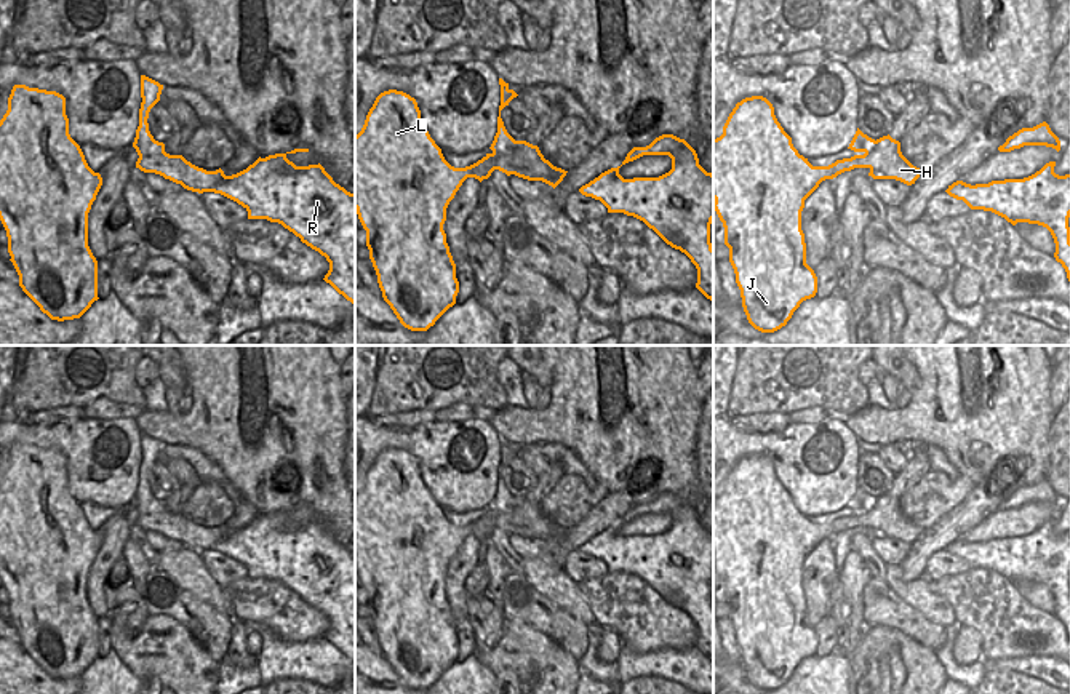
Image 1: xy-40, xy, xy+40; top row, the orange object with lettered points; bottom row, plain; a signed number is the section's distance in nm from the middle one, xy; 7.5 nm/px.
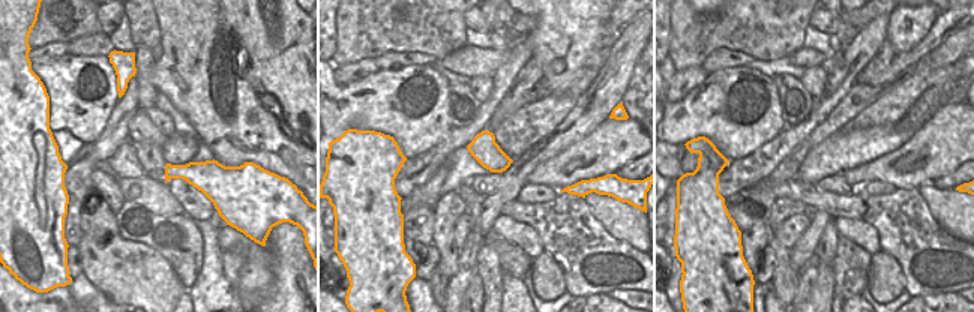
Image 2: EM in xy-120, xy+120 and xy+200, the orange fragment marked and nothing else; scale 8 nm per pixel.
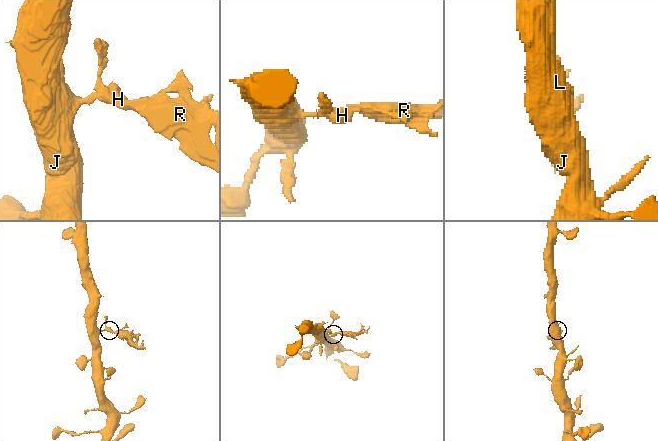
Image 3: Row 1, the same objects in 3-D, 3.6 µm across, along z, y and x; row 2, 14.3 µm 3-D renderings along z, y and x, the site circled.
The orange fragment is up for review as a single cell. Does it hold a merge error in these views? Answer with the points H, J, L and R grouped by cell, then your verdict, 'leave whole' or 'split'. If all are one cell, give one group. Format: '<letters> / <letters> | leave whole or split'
H R / J L | split

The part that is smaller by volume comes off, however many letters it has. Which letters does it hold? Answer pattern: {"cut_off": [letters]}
{"cut_off": ["H", "R"]}

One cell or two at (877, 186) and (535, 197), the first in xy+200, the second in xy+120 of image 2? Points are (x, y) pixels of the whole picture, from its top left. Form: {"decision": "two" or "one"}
{"decision": "one"}

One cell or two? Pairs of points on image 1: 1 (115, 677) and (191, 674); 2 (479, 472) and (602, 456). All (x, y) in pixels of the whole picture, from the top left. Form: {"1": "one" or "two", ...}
{"1": "two", "2": "two"}

